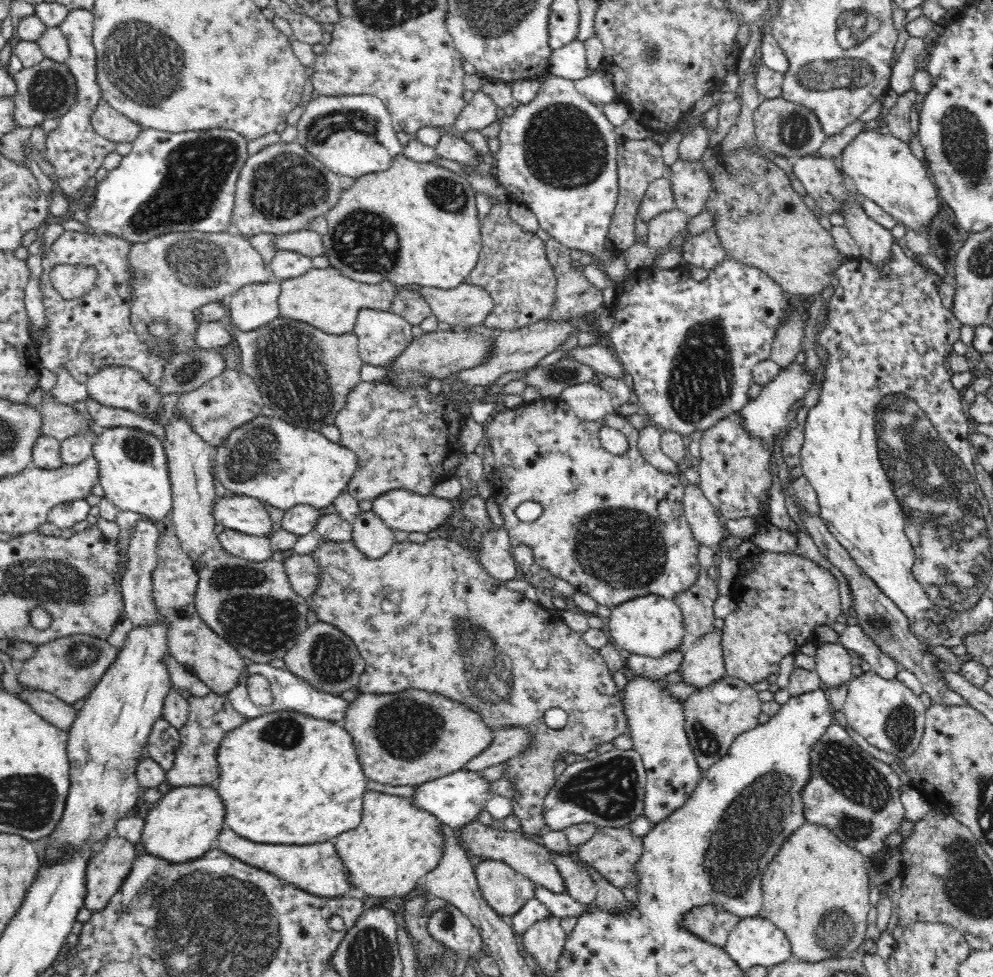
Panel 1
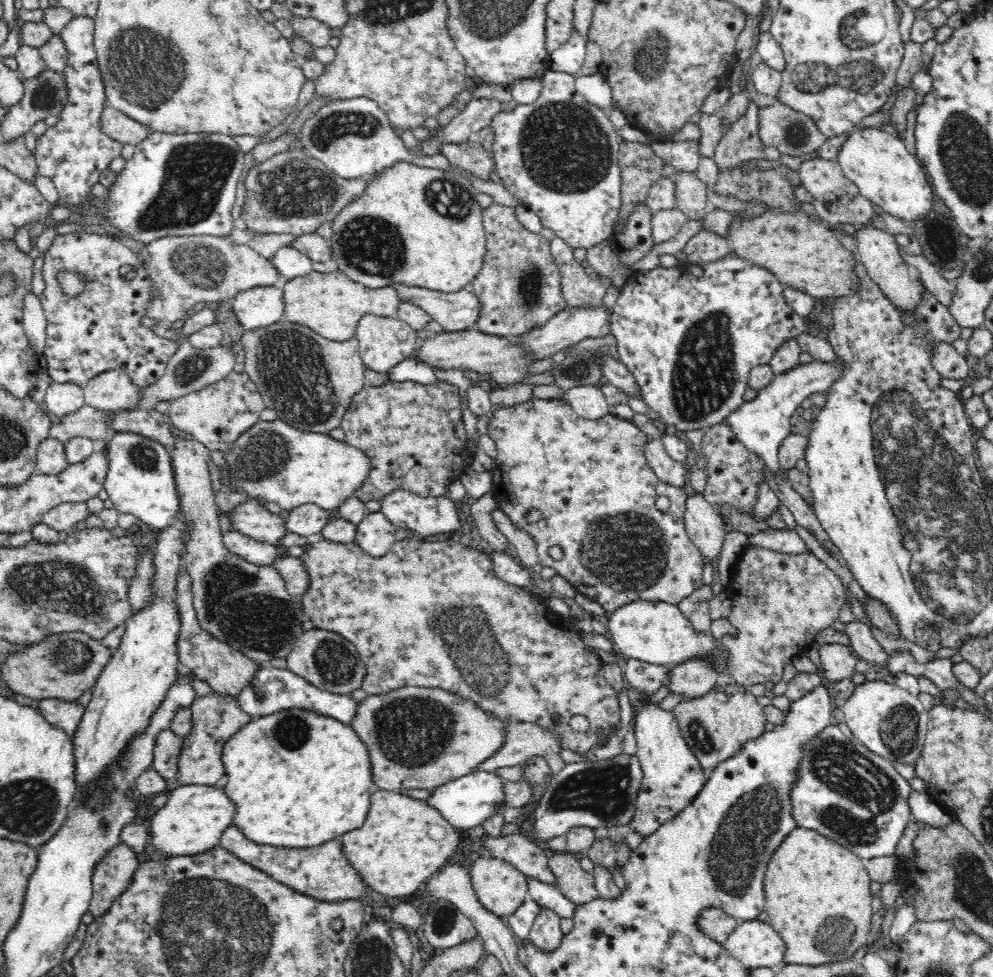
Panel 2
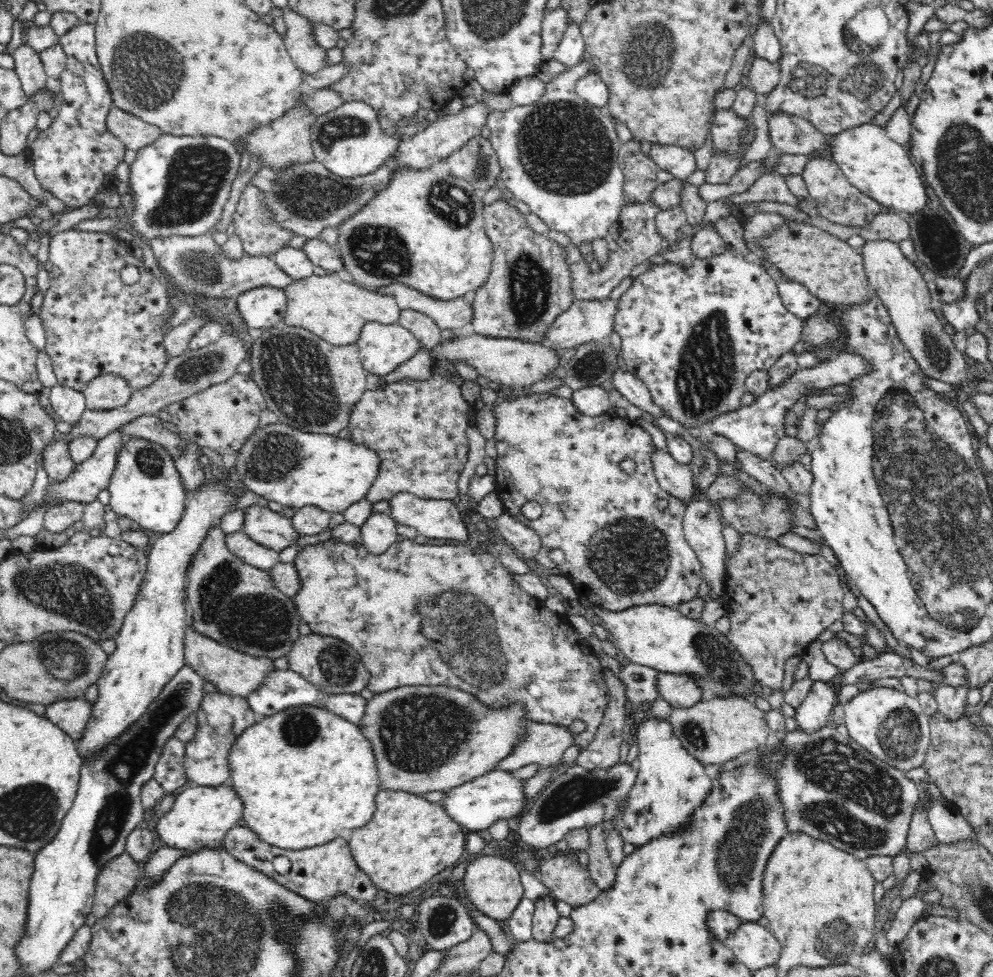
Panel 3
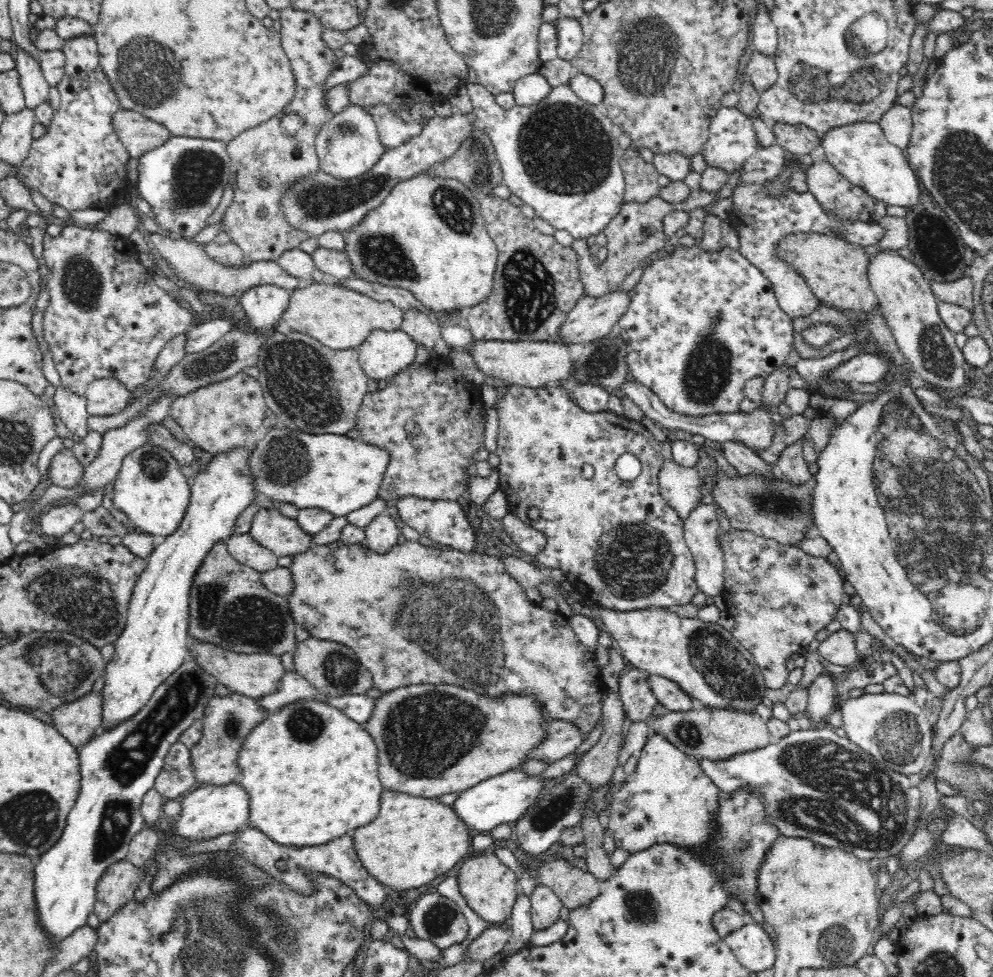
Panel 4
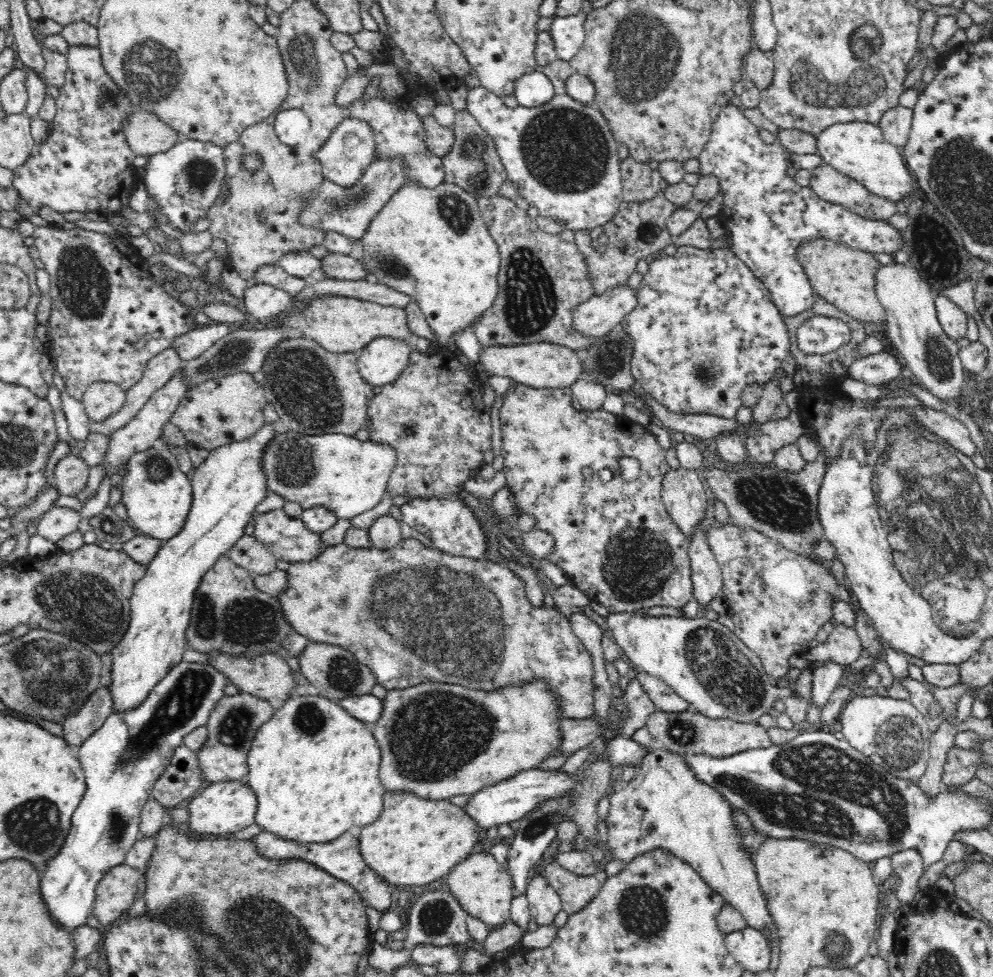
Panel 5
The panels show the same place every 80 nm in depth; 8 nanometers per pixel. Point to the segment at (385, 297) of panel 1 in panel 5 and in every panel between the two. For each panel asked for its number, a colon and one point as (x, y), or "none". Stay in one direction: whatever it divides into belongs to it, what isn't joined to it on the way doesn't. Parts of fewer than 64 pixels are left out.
2: (331, 304)
3: (336, 311)
4: (341, 319)
5: (339, 324)

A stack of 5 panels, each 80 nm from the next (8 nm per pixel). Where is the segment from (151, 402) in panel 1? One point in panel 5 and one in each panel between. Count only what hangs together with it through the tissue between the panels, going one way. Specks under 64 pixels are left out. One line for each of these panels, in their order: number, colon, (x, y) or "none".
2: (112, 390)
3: (106, 392)
4: (104, 397)
5: (101, 400)

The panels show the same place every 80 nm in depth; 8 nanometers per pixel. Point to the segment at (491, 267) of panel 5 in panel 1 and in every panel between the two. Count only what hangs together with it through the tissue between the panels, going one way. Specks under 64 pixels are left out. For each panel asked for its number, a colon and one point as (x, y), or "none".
1: (414, 223)
2: (420, 226)
3: (426, 231)
4: (429, 237)

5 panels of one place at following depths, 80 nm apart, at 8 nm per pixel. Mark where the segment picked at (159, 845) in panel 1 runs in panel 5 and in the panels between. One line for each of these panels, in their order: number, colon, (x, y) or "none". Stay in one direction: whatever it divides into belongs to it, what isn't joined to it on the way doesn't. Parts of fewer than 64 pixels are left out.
2: (193, 820)
3: (201, 815)
4: (208, 811)
5: (225, 807)

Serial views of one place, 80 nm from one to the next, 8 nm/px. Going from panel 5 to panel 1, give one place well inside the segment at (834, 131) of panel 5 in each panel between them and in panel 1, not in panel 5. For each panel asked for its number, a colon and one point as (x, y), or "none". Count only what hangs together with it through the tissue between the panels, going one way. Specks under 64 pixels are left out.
1: (881, 168)
2: (877, 162)
3: (880, 168)
4: (859, 151)

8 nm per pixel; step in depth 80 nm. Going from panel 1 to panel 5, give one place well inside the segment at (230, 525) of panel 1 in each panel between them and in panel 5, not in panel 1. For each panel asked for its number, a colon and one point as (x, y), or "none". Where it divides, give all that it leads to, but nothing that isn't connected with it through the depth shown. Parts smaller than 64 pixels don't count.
2: (250, 518)
3: (273, 530)
4: (282, 535)
5: (287, 537)

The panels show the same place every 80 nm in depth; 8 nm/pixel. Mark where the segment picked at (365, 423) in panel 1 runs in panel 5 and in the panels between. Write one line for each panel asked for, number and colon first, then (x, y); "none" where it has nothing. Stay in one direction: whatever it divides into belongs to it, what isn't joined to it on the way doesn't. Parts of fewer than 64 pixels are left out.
2: (414, 433)
3: (418, 428)
4: (430, 419)
5: (433, 415)

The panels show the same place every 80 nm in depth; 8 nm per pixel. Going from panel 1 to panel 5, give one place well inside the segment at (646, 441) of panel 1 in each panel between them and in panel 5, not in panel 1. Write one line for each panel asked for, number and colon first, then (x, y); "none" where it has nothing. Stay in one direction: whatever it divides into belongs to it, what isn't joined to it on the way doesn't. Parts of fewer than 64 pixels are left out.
2: (669, 471)
3: (676, 479)
4: (680, 487)
5: (683, 495)

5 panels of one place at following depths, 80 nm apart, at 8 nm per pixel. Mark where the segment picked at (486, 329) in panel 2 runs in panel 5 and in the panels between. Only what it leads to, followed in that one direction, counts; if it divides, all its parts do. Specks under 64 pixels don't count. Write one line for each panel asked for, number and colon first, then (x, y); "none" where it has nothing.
3: (529, 286)
4: (536, 283)
5: (542, 279)

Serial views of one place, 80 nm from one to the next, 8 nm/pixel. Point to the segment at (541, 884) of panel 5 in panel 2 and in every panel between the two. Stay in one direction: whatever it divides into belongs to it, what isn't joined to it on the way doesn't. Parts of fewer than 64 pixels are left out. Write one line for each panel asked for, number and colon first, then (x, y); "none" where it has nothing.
2: (545, 933)
3: (545, 916)
4: (545, 904)

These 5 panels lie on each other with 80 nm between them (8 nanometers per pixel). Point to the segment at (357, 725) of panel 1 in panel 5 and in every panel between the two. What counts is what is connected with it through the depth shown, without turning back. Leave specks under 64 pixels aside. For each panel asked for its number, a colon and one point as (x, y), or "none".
2: (417, 737)
3: (426, 738)
4: (433, 739)
5: (438, 740)

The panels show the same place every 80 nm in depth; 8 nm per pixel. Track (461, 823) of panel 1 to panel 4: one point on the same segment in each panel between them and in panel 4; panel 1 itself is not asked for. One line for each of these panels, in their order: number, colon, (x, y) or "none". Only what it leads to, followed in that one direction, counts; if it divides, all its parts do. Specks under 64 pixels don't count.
2: (468, 802)
3: (477, 805)
4: (502, 799)

